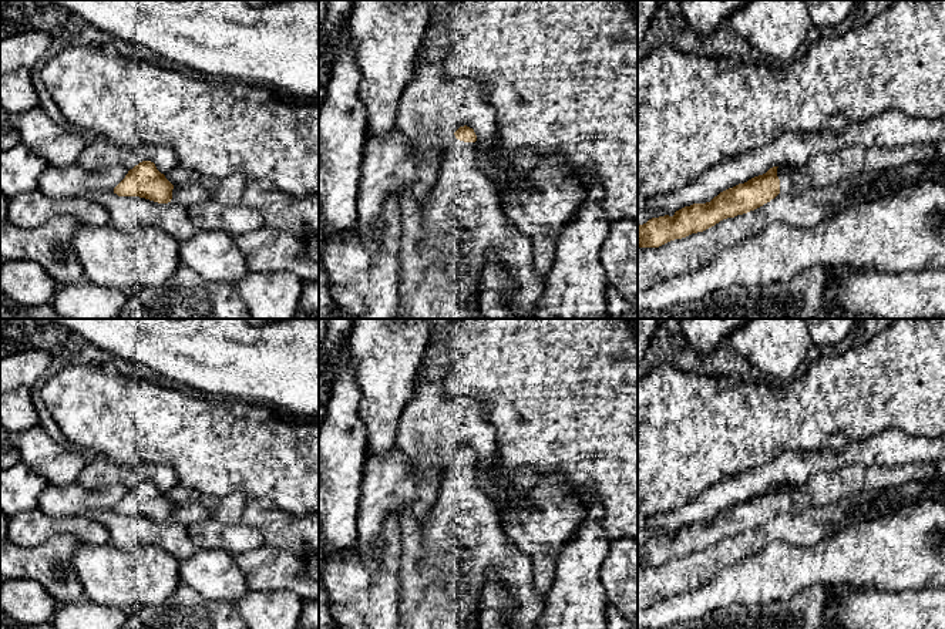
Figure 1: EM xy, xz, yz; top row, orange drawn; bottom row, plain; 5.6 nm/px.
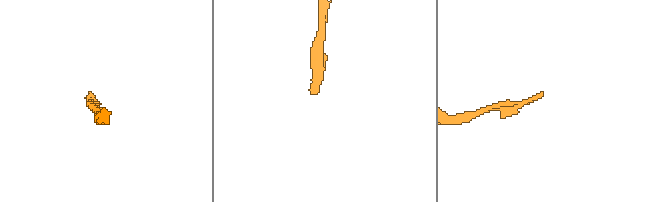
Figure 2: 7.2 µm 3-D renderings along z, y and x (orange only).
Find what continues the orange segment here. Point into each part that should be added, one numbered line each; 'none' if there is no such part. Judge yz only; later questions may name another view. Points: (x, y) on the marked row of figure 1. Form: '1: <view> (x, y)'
1: yz (823, 170)

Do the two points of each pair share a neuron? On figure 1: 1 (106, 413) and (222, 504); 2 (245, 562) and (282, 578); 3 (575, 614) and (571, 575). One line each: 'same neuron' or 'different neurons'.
1: different neurons
2: same neuron
3: same neuron

